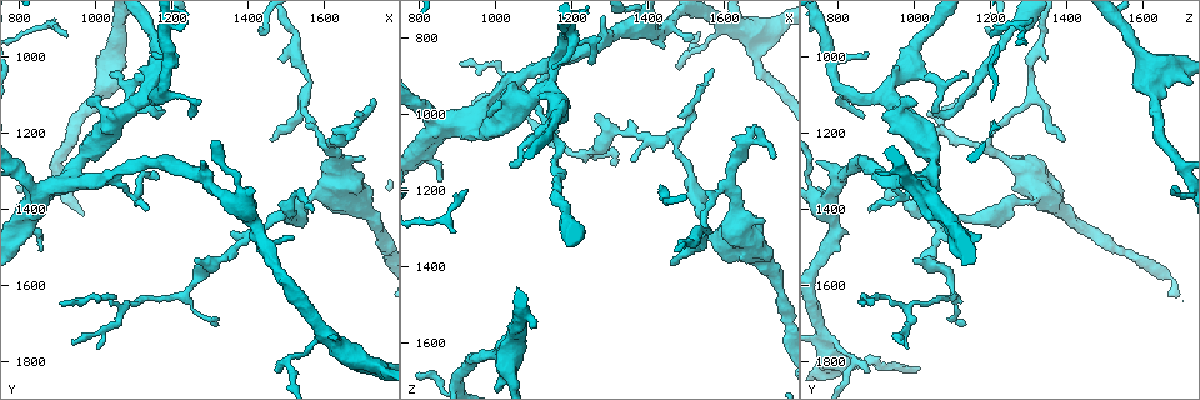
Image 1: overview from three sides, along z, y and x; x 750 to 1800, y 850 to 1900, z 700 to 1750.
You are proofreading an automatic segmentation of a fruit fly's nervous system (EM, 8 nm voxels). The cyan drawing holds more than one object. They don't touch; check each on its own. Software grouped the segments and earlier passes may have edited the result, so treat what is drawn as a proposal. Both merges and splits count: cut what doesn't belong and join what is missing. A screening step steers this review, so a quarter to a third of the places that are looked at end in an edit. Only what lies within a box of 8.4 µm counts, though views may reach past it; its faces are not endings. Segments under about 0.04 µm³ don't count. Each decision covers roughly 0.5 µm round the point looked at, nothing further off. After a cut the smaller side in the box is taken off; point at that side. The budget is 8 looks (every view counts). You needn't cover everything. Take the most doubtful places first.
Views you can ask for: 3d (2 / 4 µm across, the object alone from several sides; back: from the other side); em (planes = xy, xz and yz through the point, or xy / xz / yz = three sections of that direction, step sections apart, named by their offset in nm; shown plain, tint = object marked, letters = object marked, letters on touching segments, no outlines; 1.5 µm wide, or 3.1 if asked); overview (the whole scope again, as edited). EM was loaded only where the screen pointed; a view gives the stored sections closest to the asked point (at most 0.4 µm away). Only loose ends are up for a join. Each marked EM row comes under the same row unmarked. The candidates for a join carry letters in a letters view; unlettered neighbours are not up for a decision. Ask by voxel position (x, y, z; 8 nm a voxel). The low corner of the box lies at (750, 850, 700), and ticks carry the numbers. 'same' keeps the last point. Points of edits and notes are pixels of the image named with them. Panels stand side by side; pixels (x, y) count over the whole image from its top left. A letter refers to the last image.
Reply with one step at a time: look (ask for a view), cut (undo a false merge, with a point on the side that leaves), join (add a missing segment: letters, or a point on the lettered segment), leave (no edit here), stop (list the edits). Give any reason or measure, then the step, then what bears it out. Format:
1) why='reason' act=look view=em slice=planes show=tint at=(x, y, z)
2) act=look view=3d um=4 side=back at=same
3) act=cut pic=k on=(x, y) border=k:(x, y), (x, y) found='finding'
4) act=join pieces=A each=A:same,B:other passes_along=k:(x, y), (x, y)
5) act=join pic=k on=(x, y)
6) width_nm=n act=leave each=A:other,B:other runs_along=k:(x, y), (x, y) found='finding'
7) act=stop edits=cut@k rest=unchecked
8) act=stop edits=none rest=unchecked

why='side arm on a straight run' act=look view=em slice=planes show=letters at=(1135, 1055, 1030)

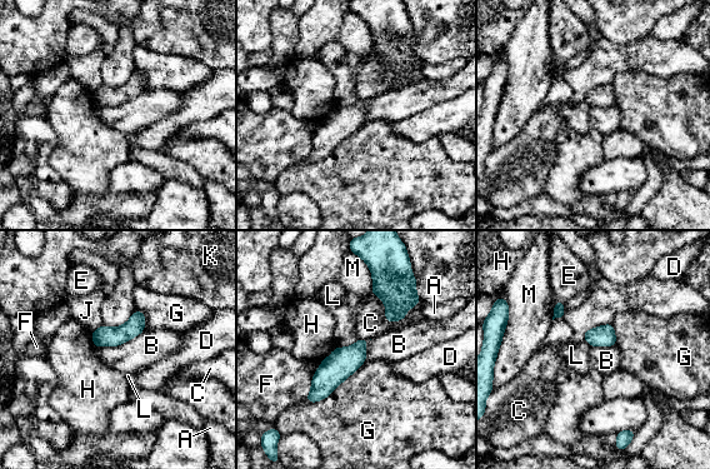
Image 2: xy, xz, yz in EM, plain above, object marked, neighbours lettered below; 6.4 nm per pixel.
width_nm=130 act=leave each=A:other,B:other,C:other,D:other,E:other,F:other,G:other,H:other,J:other,K:other,L:other,M:other found='continuous, no second neuron'

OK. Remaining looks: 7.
why='branch stops here' act=look view=em slice=planes show=letters at=(910, 1655, 865)

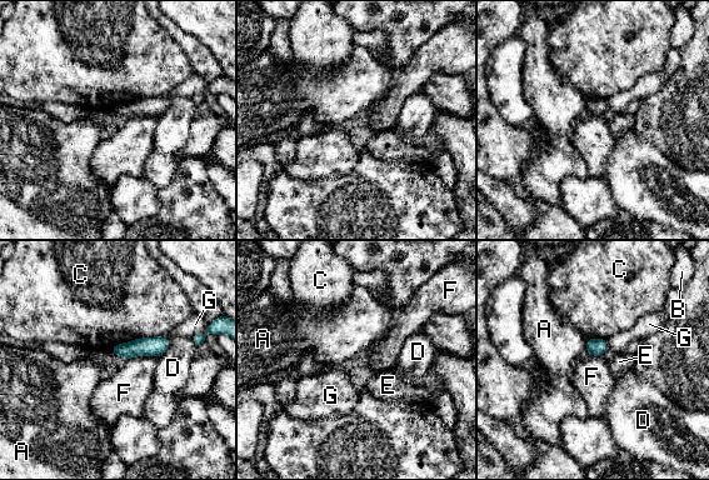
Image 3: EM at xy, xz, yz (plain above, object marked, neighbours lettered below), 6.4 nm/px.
longest_contact=C:360nm act=leave each=A:other,B:other,C:other,D:other,E:other,F:other,G:other found='no lettered segment goes on from it'

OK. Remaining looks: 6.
why='thin end' act=look view=em slice=planes show=letters at=(1315, 1700, 1135)

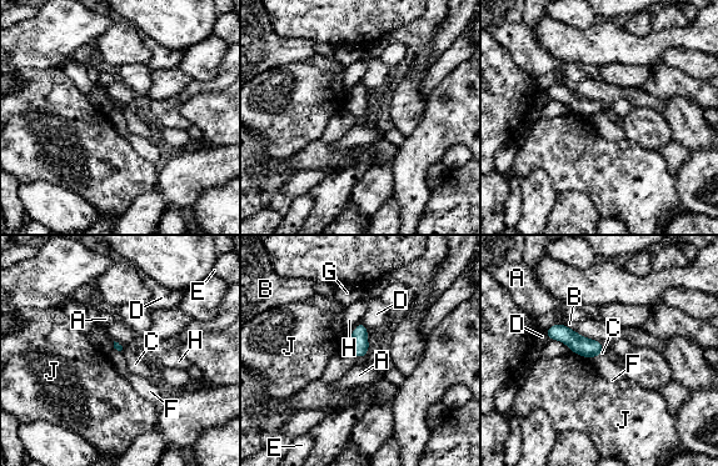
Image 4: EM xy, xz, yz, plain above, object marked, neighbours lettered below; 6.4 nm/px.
longest_contact=J:150nm act=leave each=A:other,B:other,C:other,D:other,E:other,F:other,G:other,H:other,J:other border=4:(126, 347), (120, 354) found='no lettered segment goes on from it'

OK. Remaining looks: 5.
act=stop edits=none rest=unchecked

